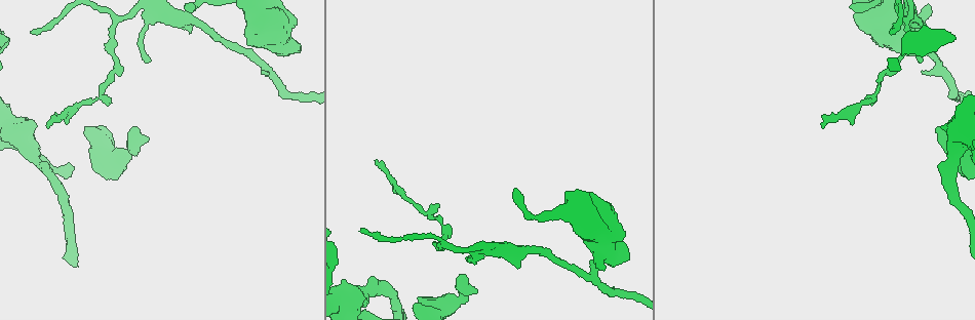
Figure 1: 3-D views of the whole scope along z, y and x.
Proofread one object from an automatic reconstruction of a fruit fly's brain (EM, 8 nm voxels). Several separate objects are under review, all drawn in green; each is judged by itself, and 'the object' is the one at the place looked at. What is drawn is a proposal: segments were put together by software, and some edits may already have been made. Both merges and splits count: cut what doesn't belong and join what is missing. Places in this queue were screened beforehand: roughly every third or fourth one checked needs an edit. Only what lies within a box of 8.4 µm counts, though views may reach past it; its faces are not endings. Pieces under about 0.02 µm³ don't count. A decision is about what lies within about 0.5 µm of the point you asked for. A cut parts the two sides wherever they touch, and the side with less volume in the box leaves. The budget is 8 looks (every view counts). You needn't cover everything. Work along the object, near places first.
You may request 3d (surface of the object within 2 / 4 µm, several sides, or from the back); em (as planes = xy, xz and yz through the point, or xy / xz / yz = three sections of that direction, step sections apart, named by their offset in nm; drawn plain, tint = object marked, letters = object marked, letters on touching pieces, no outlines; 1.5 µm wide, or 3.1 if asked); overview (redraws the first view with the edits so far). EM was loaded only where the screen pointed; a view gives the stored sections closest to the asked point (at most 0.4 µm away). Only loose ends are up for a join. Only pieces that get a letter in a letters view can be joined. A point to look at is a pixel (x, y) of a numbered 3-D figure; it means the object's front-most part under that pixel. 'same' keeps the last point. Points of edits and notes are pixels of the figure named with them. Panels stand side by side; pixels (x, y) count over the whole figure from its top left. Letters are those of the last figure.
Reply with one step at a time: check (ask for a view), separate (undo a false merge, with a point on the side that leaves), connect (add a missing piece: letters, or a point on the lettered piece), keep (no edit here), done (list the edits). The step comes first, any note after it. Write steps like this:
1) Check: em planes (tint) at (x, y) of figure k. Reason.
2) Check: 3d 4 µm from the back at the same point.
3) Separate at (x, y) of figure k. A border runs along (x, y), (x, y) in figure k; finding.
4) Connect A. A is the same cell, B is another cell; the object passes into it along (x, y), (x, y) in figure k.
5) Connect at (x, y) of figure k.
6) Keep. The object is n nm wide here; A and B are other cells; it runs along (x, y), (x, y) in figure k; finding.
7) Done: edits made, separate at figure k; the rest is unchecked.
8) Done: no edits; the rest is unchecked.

Check: em planes (plain) at (376, 162) of figure 1.

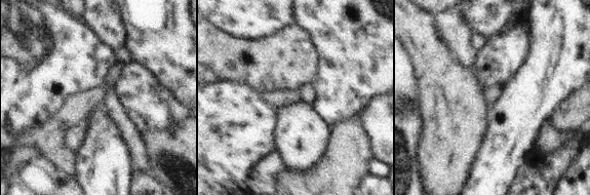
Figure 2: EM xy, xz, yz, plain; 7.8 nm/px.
Check: em planes (letters) at the same point. What lies round it.

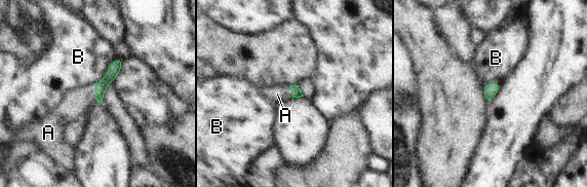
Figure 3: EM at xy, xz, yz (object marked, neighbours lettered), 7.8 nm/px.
Connect A. The object is 70 nm wide here; A is the same cell, B is another cell; it goes on there.

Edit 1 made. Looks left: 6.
Check: overview.

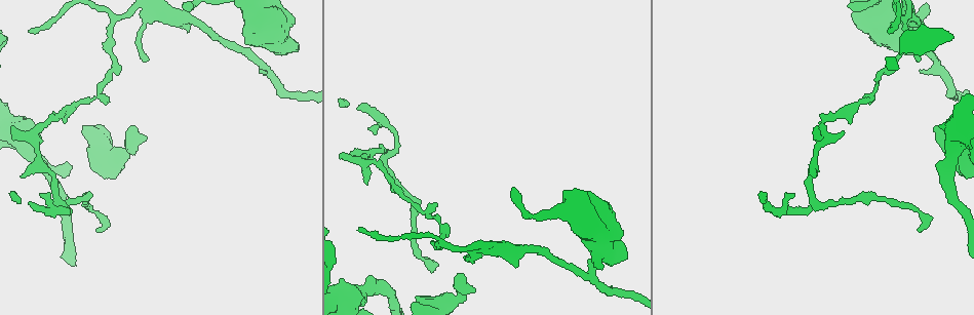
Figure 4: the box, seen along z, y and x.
Check: 3d 2 µm at (460, 296) of figure 4. Thin neck.

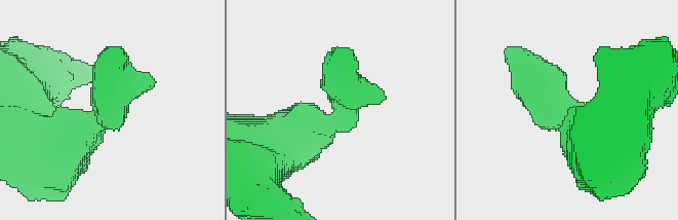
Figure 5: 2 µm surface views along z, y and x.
Check: em planes (letters) at (337, 116) of figure 5. Need the tissue.

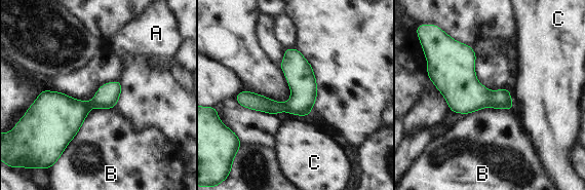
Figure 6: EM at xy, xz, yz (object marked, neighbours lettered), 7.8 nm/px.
Keep. A, B and C are other cells; a border runs along (115, 107), (91, 108), (60, 156) in figure 6; continuous, no second neuron.

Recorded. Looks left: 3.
Check: em planes (letters) at (148, 60) of figure 4. An open end.

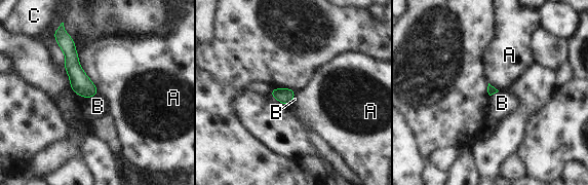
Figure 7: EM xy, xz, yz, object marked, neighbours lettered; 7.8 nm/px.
Keep. A, B and C are other cells; a border runs along (98, 93), (89, 99) in figure 7; no lettered piece goes on from it.

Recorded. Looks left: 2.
Done: edits made, connect at figure 3; the rest is unchecked.

